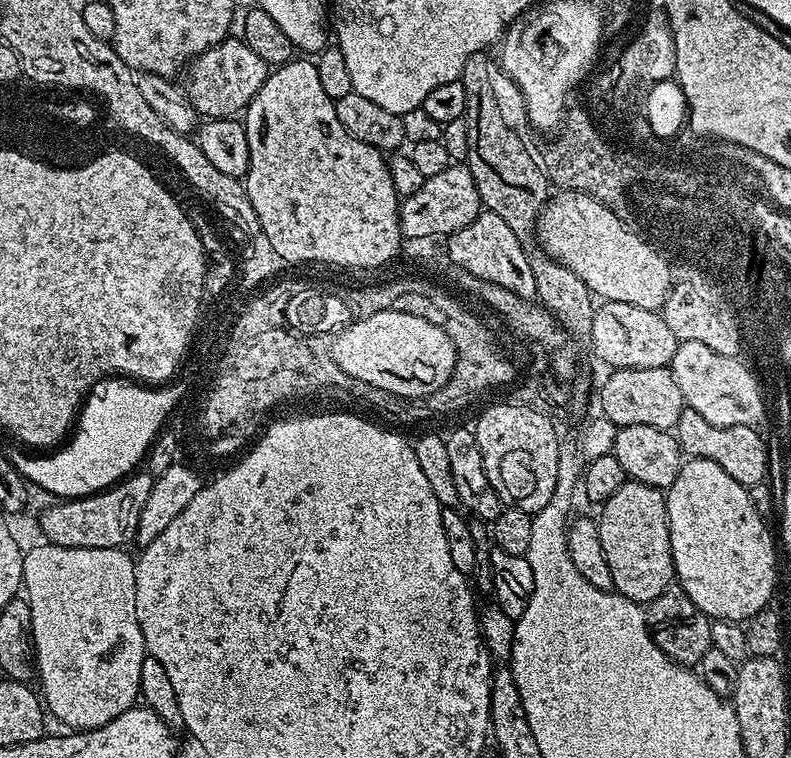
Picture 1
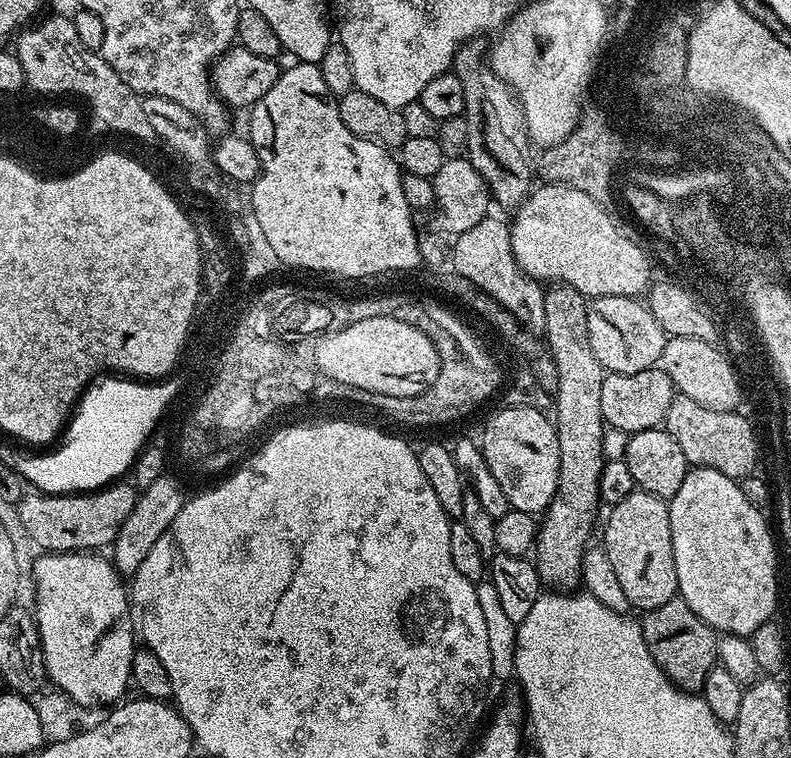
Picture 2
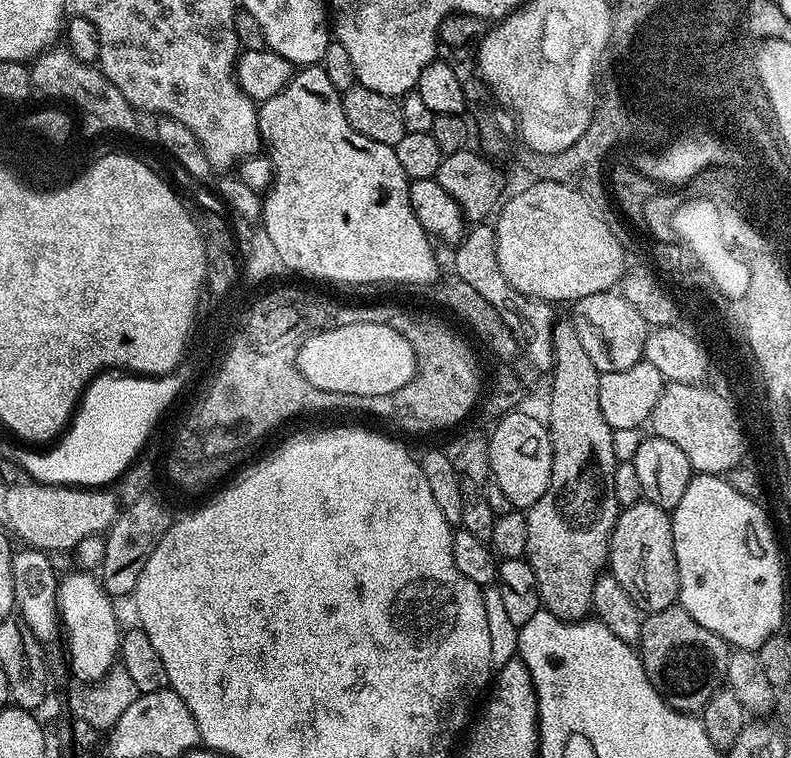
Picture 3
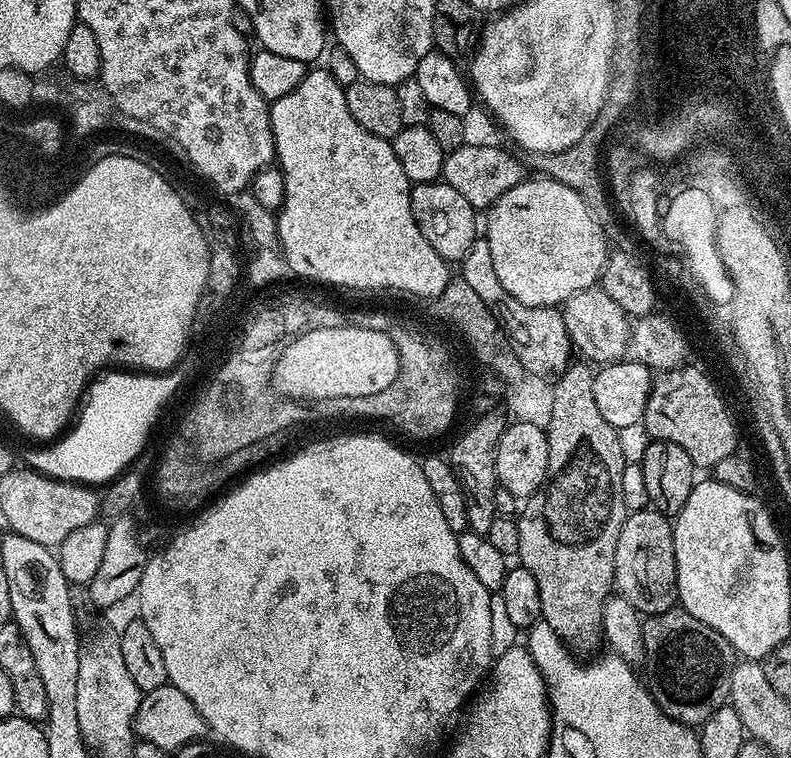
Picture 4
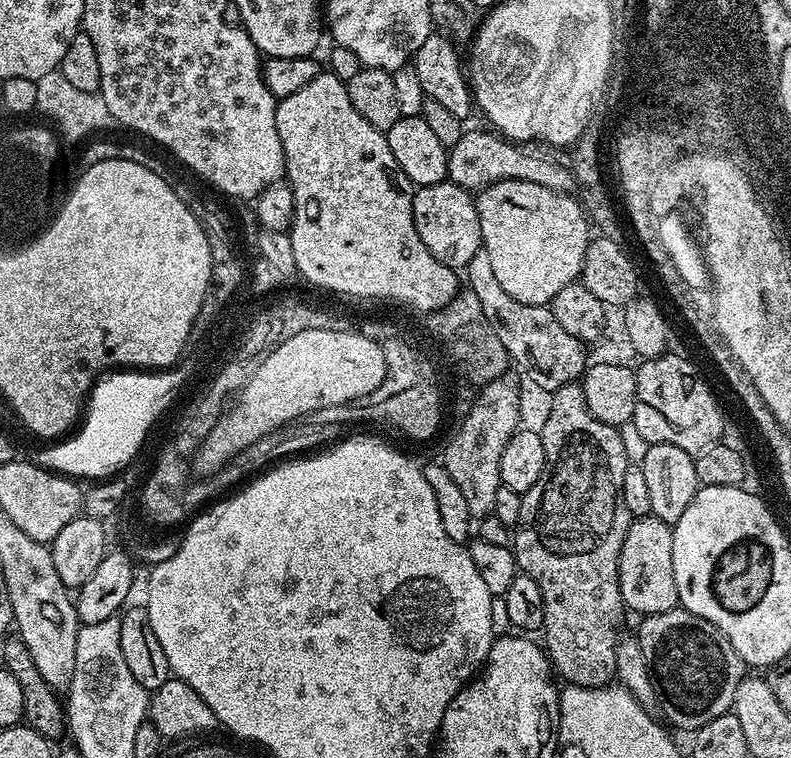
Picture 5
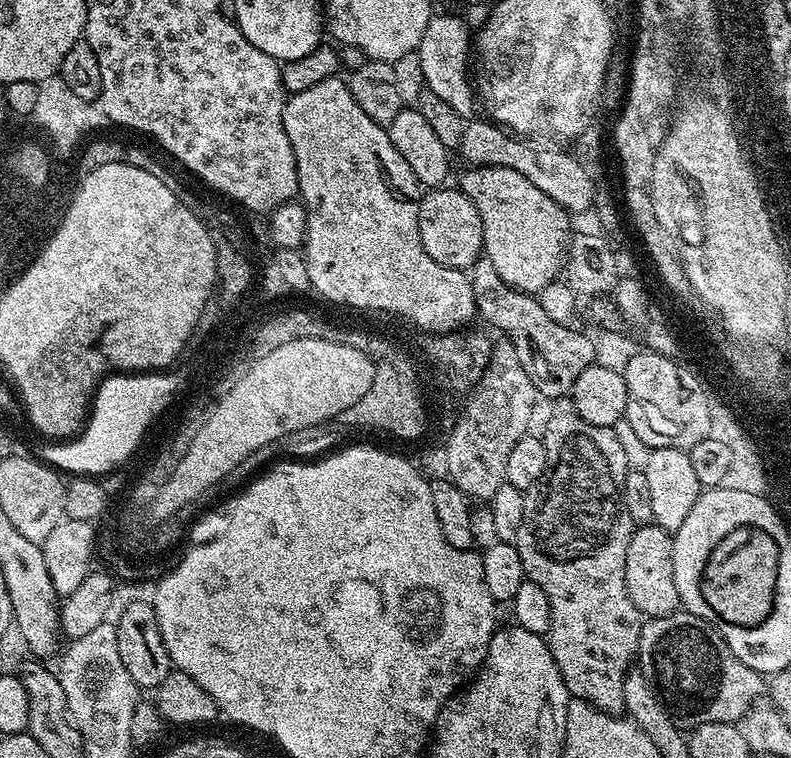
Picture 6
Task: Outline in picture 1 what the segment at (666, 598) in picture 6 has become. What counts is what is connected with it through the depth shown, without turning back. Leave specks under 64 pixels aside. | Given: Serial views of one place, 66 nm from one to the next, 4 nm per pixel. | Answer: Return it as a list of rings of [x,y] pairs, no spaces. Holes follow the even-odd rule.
[[[625,479],[622,486],[618,486],[618,490],[614,490],[614,494],[610,494],[608,501],[599,509],[598,523],[600,526],[600,541],[602,542],[602,554],[606,554],[606,563],[610,565],[610,578],[612,579],[612,588],[619,592],[620,595],[630,598],[634,603],[641,606],[647,606],[651,600],[658,598],[658,594],[662,594],[662,590],[669,588],[676,580],[676,567],[674,566],[674,558],[672,557],[672,547],[670,546],[670,522],[668,521],[668,501],[665,493],[661,489],[654,486],[646,486],[637,480]]]

